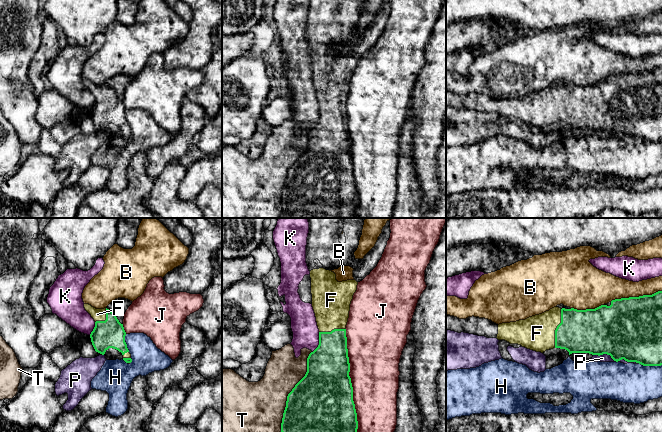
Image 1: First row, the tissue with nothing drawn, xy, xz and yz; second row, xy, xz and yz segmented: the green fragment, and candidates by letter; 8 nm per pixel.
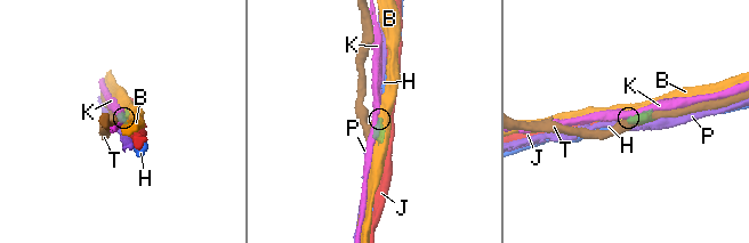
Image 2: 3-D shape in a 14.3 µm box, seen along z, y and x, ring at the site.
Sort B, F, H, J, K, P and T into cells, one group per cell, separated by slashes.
B / F / H / J / K / P / T

